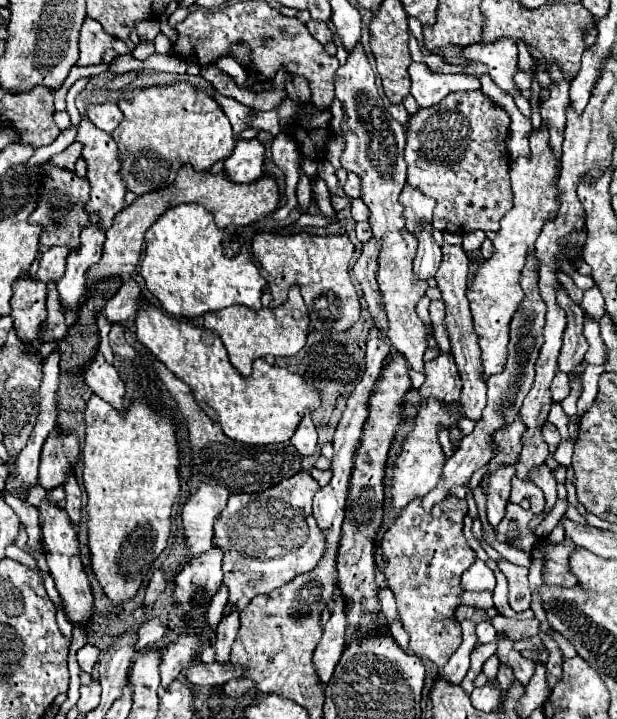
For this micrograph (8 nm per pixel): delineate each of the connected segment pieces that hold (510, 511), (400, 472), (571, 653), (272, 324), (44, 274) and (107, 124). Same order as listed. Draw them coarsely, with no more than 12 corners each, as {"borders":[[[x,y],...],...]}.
{"borders":[[[507,503],[497,533],[511,539],[511,547],[531,555],[539,543],[529,523],[531,509]],[[427,399],[393,469],[393,507],[429,493],[445,455],[439,425],[463,411]],[[550,630],[551,638],[559,643],[565,657],[574,657],[577,652],[573,645],[560,633]],[[233,305],[203,315],[231,365],[251,375],[255,359],[291,357],[305,345],[309,317],[297,307]],[[49,247],[39,261],[37,279],[59,281],[69,251]],[[113,101],[85,107],[99,129],[113,133],[123,113]]]}

